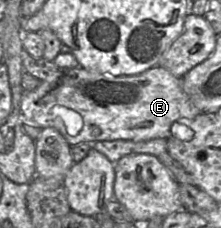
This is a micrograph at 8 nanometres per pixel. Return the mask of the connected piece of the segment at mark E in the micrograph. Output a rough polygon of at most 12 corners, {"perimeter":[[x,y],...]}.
{"perimeter":[[162,66],[61,69],[22,119],[71,146],[168,139],[201,113]]}

